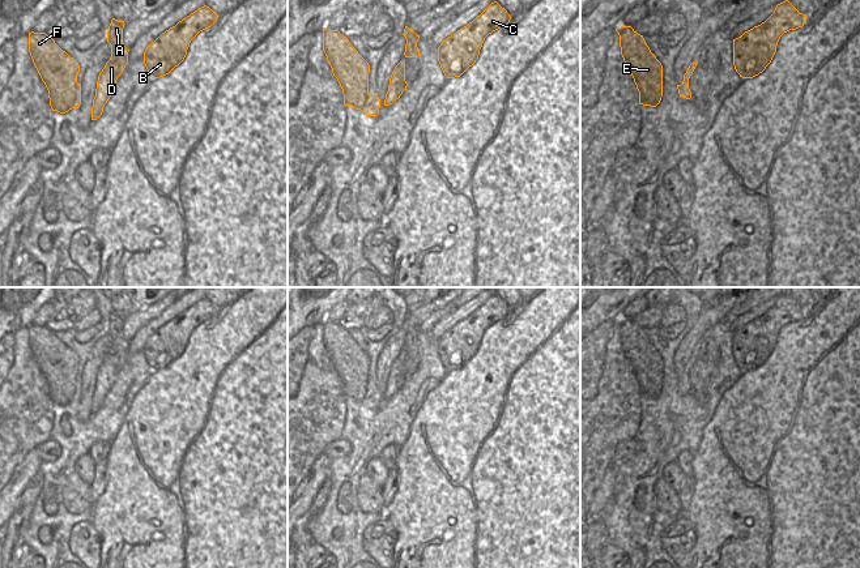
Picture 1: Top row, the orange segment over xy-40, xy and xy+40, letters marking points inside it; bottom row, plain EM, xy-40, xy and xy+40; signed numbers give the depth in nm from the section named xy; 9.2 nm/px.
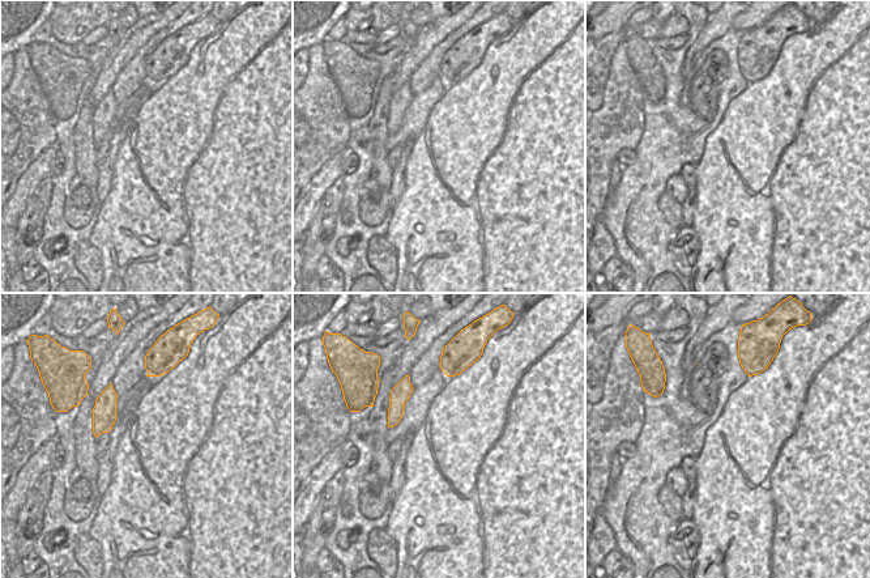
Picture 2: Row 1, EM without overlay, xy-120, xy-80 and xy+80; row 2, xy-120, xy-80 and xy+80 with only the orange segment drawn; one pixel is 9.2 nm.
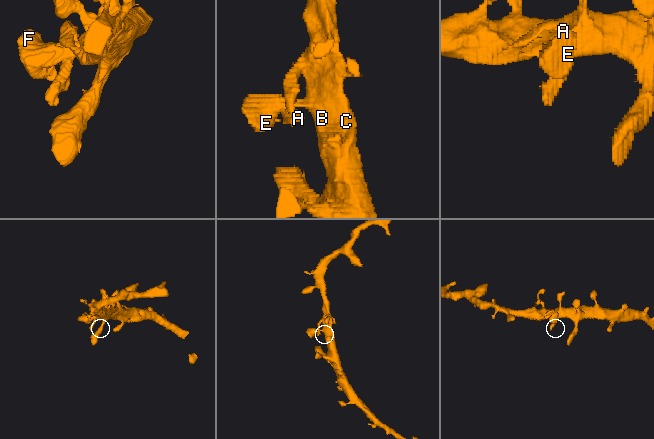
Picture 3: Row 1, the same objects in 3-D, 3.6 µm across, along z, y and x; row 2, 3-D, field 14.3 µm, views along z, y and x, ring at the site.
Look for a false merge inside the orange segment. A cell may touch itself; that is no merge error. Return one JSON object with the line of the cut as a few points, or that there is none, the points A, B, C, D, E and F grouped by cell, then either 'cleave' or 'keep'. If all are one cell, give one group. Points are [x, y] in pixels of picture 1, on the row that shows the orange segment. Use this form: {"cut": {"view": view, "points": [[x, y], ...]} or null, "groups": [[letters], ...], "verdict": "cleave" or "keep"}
{"cut": null, "groups": [["A", "B", "C", "D", "E", "F"]], "verdict": "keep"}

